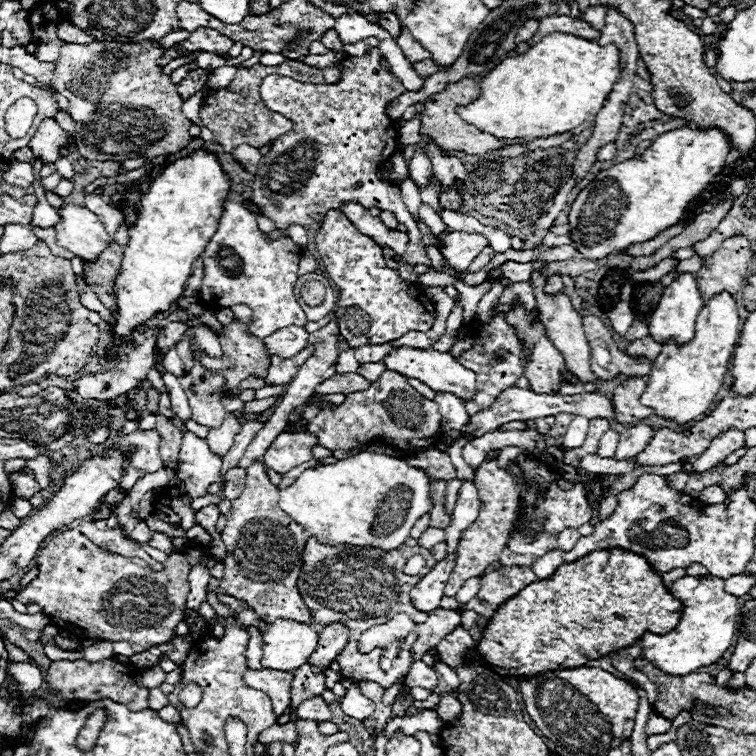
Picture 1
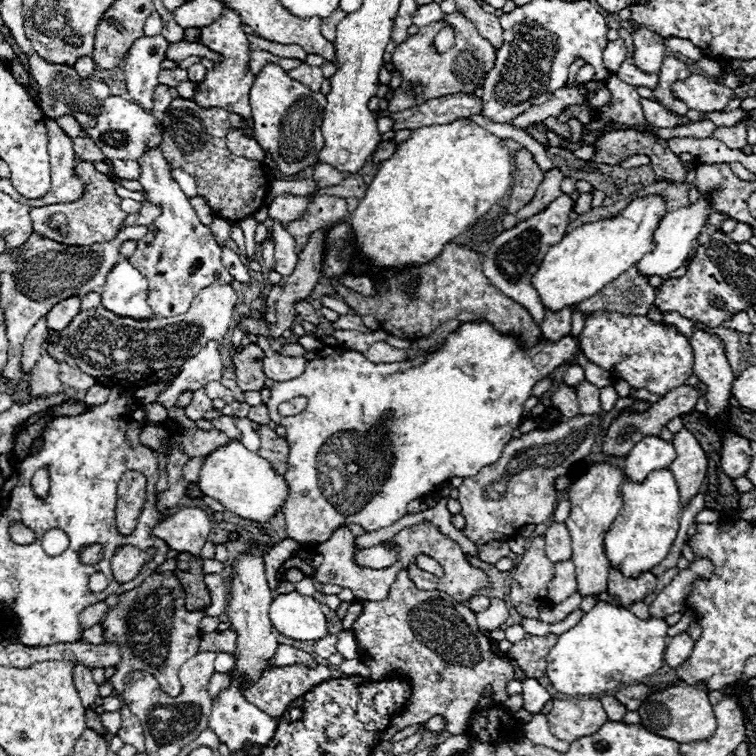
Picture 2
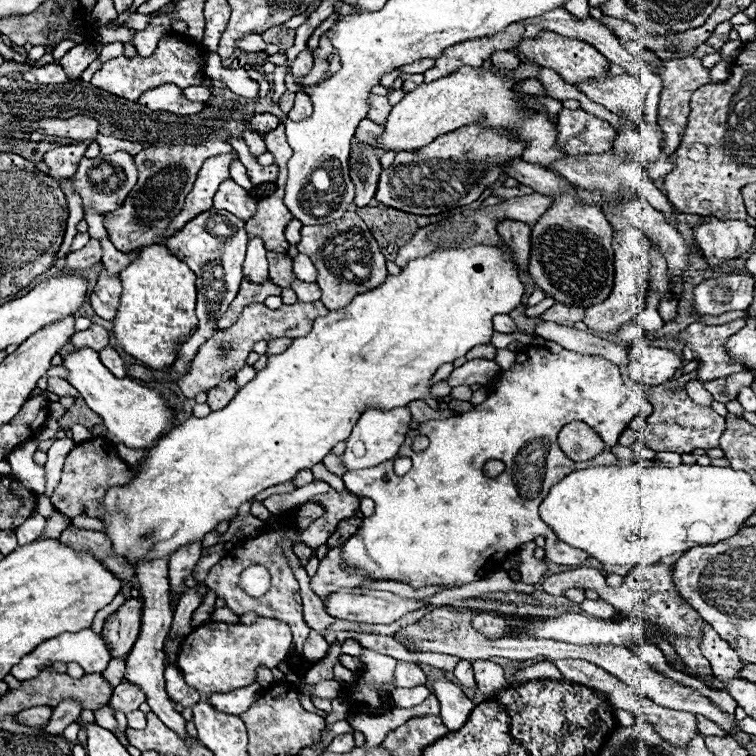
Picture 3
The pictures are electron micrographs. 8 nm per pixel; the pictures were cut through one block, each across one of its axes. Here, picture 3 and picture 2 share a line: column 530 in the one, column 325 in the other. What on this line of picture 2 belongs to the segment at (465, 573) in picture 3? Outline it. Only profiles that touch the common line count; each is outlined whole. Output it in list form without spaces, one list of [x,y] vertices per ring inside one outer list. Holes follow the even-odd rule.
[[[474,320],[474,322],[462,322],[458,326],[456,332],[452,332],[446,338],[446,344],[442,344],[442,348],[432,348],[426,356],[416,356],[418,360],[422,360],[422,364],[418,364],[418,360],[404,360],[404,362],[390,362],[390,364],[374,364],[370,360],[366,360],[360,352],[354,350],[346,350],[346,348],[322,348],[316,352],[314,360],[306,362],[306,370],[302,372],[302,376],[294,378],[294,380],[286,380],[286,382],[274,382],[274,386],[270,388],[270,400],[266,402],[268,406],[268,414],[270,420],[274,420],[276,424],[286,428],[286,442],[290,444],[290,454],[288,454],[288,470],[286,470],[286,482],[290,486],[290,494],[288,500],[284,504],[284,518],[286,518],[286,532],[288,538],[294,538],[296,542],[326,542],[332,536],[332,530],[354,522],[360,524],[366,532],[372,530],[380,530],[386,526],[392,526],[396,520],[400,520],[402,516],[406,516],[406,506],[408,502],[422,498],[424,494],[432,492],[432,488],[438,488],[442,482],[446,482],[452,476],[474,476],[480,468],[496,462],[504,450],[504,446],[512,440],[512,432],[518,428],[520,416],[524,412],[524,402],[532,396],[532,386],[542,380],[544,376],[552,374],[556,368],[560,368],[562,364],[570,364],[578,354],[578,342],[572,334],[562,336],[562,340],[558,342],[550,342],[540,338],[538,344],[534,344],[532,348],[524,348],[520,338],[514,334],[500,334],[496,328],[492,328],[486,320]],[[474,374],[474,376],[466,376]],[[296,396],[306,396],[308,398],[308,406],[304,412],[300,412],[298,416],[290,416],[284,418],[278,414],[278,404],[282,402],[282,398],[296,398]],[[344,434],[354,434],[358,440],[350,440]],[[328,440],[328,442],[326,442]],[[360,442],[360,450],[354,448],[352,444]],[[382,450],[384,456],[380,456],[378,452]]]

